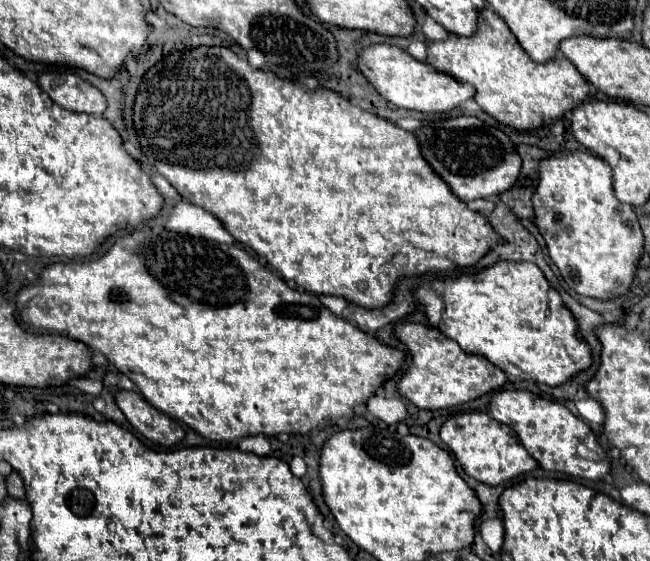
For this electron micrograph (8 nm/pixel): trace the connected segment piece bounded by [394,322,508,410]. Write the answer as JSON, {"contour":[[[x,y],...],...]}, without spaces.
{"contour":[[[398,324],[394,328],[396,338],[400,338],[408,350],[412,352],[412,366],[406,370],[402,380],[398,382],[398,390],[410,402],[414,402],[422,410],[440,410],[452,408],[474,398],[480,398],[488,392],[504,388],[508,382],[506,372],[500,372],[490,360],[476,354],[464,354],[462,348],[454,340],[442,336],[440,330],[424,324]]]}

